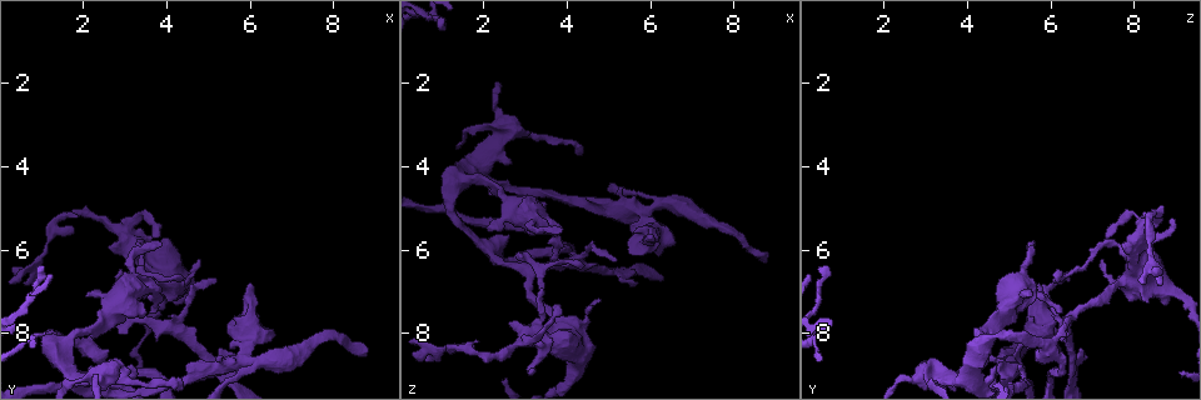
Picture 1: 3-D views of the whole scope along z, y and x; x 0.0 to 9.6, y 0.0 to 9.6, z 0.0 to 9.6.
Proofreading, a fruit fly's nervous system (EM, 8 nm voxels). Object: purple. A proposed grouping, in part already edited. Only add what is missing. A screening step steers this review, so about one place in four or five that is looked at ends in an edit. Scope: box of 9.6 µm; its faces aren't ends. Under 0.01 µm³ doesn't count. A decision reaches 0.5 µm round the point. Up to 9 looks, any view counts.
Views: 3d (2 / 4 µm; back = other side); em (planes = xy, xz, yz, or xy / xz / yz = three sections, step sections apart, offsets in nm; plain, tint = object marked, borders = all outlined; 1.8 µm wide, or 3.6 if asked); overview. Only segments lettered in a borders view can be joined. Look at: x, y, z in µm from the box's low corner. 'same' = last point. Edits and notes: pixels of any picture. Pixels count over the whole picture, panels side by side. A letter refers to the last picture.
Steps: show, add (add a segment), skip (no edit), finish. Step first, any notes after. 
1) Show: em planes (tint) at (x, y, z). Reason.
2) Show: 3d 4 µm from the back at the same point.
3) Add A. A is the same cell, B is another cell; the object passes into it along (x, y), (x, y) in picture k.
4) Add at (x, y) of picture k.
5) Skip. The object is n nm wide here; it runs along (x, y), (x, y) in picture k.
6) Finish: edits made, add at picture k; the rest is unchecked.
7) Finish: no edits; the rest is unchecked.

Show: em planes (plain) at (3.05, 8.85, 5.25). Free end.

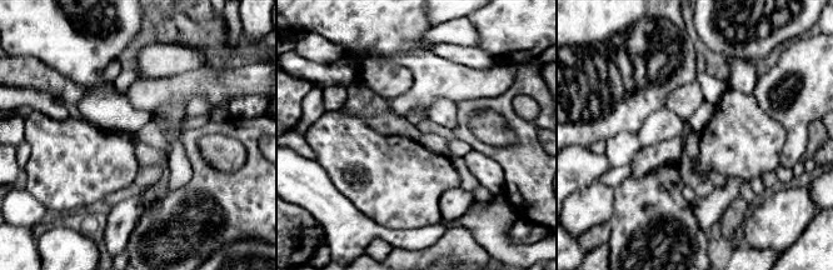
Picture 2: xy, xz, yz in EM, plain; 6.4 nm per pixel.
Show: em planes (tint) at the same point.

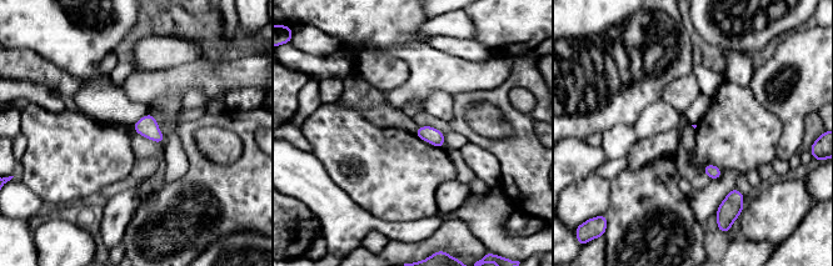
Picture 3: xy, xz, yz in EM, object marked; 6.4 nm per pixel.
Show: em planes (borders) at the same point. See the neighbours.

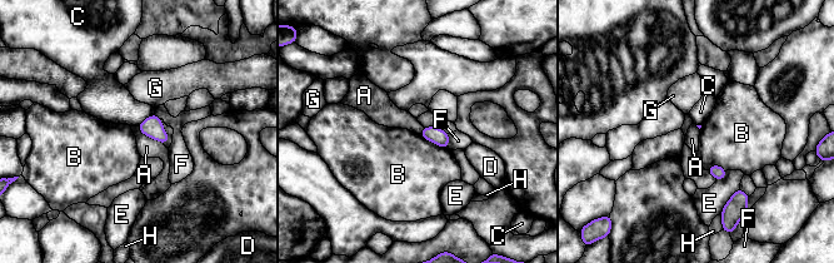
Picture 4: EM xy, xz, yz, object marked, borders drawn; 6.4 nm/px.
Skip. A, B, C, D, E, F, G and H are other cells; a border runs along (136, 127), (144, 134), (163, 144) in picture 4; none of them fits.

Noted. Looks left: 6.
Show: em xy step 16 (tint) at (3.25, 5.95, 8.05). Thin arm on a thick one.

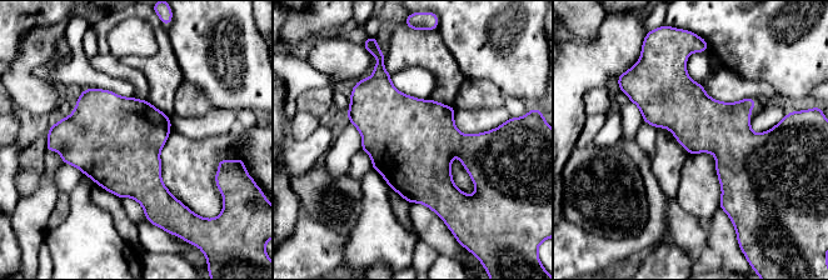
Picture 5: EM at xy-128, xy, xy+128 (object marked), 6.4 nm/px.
Show: em planes (borders) at the same point.

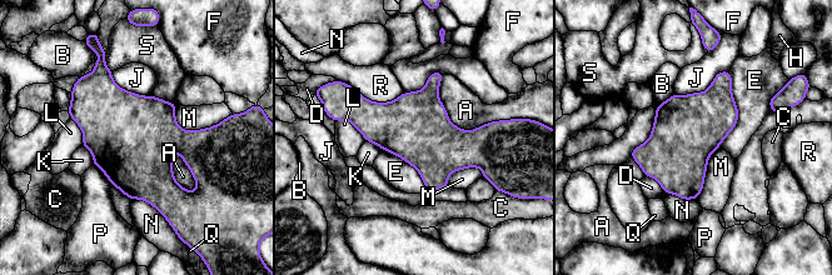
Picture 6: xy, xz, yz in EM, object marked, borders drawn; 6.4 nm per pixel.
Skip. A, B, C, D, E, F, H, J, K, L, M, N, P, Q, R and S are other cells; none of them fits.

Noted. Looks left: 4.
Show: em planes (borders) at (6.10, 6.80, 5.70). Branch stops here.

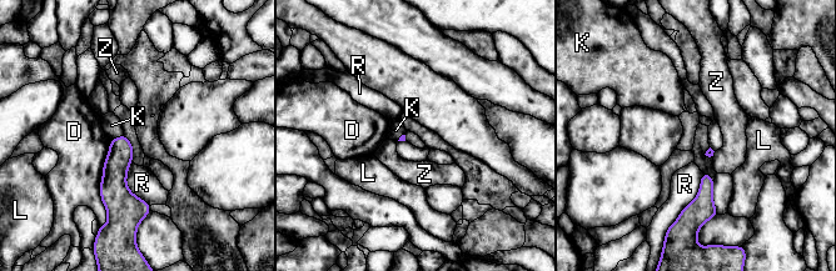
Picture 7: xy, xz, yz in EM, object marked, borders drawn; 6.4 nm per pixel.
Skip. The longest contact is with D, 500 nm; D, K, L, R and Z are other cells; a border runs along (123, 134), (112, 140) in picture 7; no lettered segment goes on from it.

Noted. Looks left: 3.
Show: em planes (borders) at (4.75, 9.00, 4.95). Side arm on a straight run.

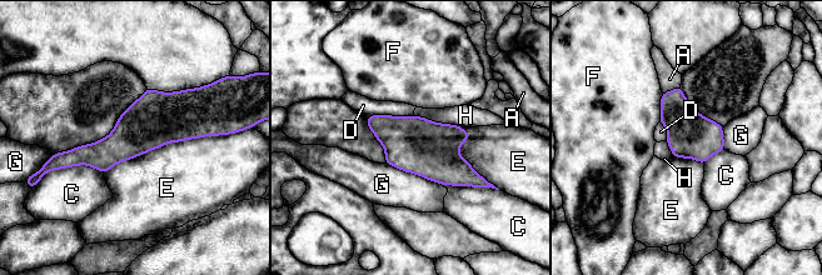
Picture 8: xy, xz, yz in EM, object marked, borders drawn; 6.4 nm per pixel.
Skip. The longest contact is with E, 750 nm; A, C, D, E, F, G and H are other cells; it runs along (204, 126), (58, 159) in picture 8; none of them fits.

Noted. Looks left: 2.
Finish: no edits; the rest is unchecked.

